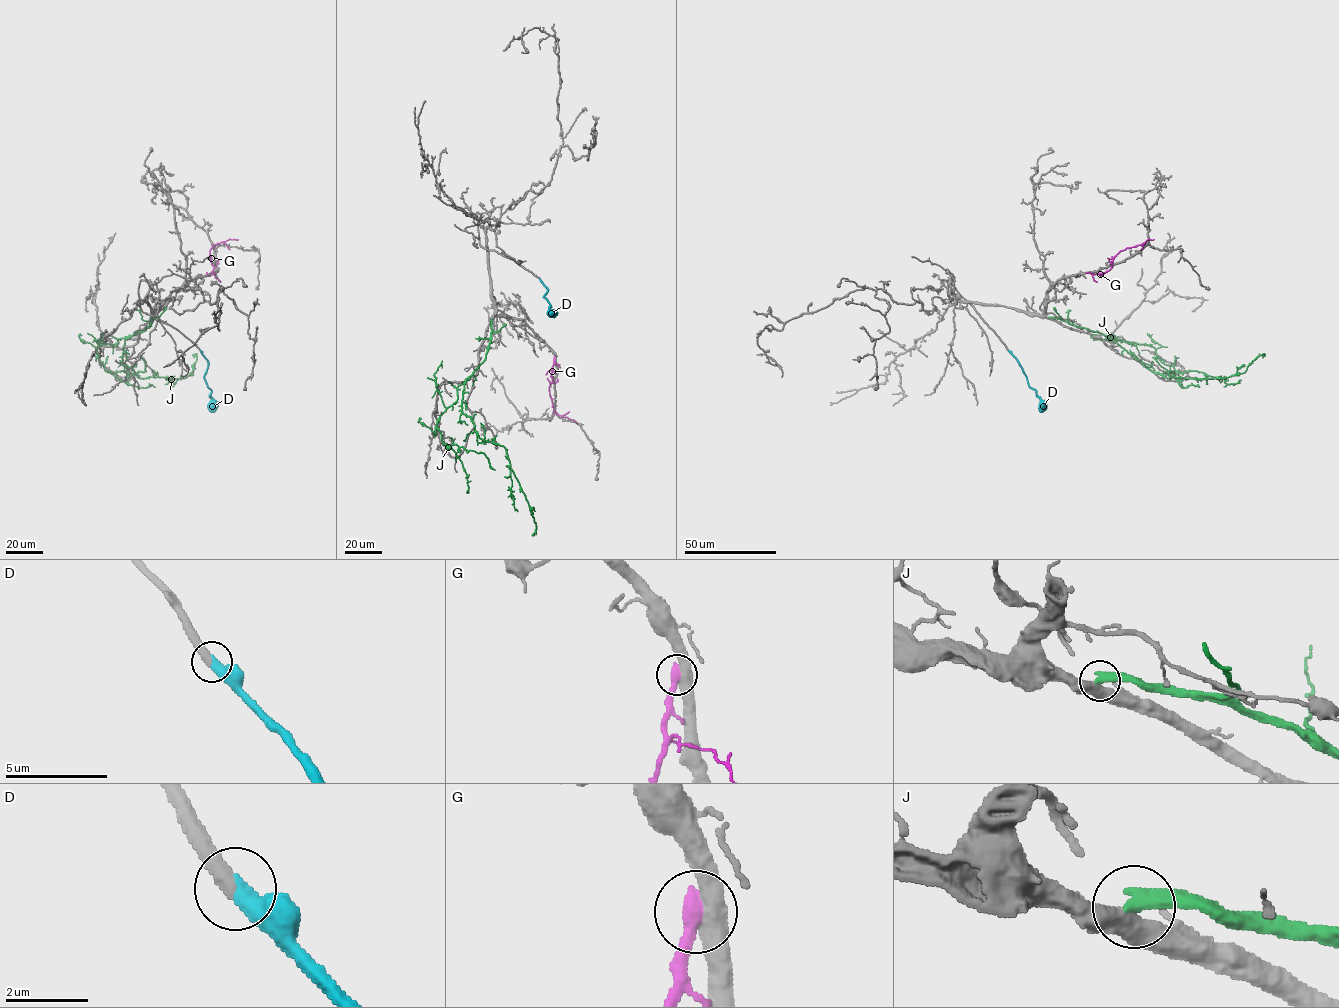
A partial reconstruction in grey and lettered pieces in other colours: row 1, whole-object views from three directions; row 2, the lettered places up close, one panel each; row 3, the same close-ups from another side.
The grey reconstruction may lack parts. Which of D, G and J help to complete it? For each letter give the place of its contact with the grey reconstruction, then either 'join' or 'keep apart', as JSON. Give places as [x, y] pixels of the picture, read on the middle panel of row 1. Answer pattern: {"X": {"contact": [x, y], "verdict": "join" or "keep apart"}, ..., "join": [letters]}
{"D": {"contact": [540, 279], "verdict": "join"}, "G": {"contact": [554, 357], "verdict": "keep apart"}, "J": {"contact": [491, 319], "verdict": "keep apart"}, "join": ["D"]}

